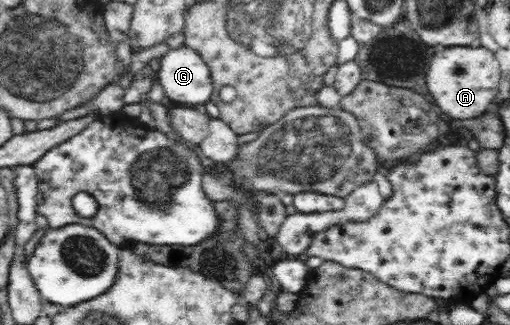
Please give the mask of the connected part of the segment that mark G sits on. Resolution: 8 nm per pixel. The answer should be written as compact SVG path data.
M184 46L168 49L161 59L158 80L172 102L201 107L211 100L214 86L211 71L194 49Z

